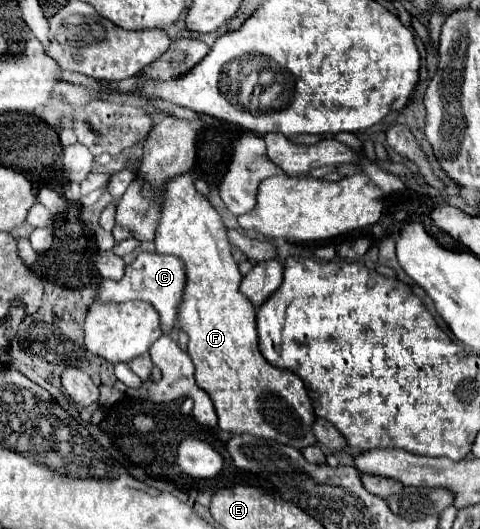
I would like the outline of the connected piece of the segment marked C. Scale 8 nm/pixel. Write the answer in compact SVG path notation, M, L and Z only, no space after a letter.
M139 253L131 265L127 265L125 277L121 281L105 279L99 287L97 299L101 301L133 301L141 299L151 303L161 315L163 333L171 333L177 321L177 303L181 303L181 295L185 291L185 265L175 255L159 255L159 253Z

